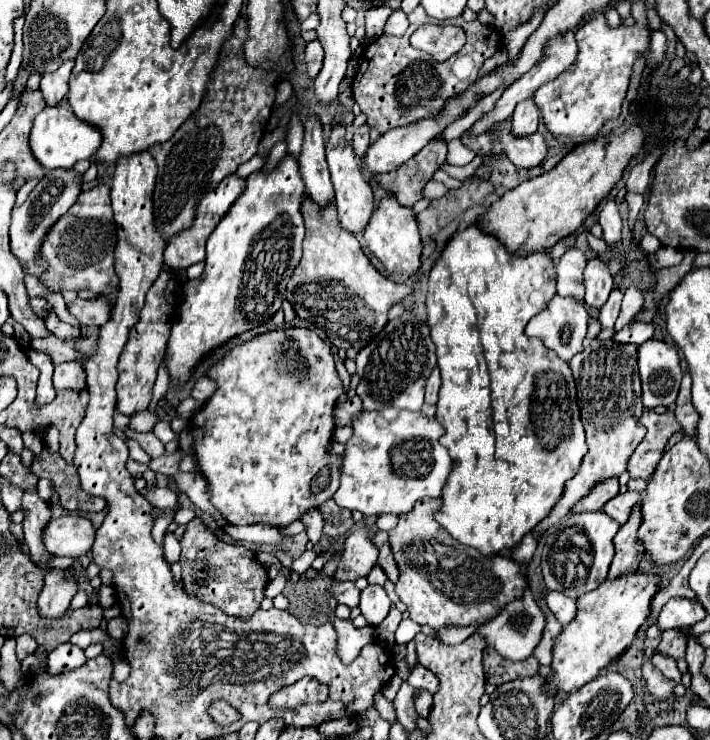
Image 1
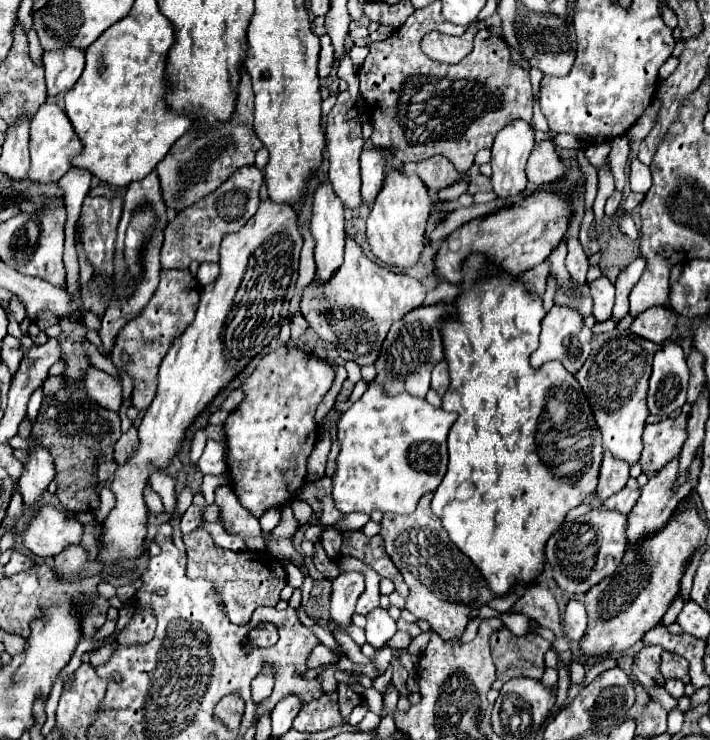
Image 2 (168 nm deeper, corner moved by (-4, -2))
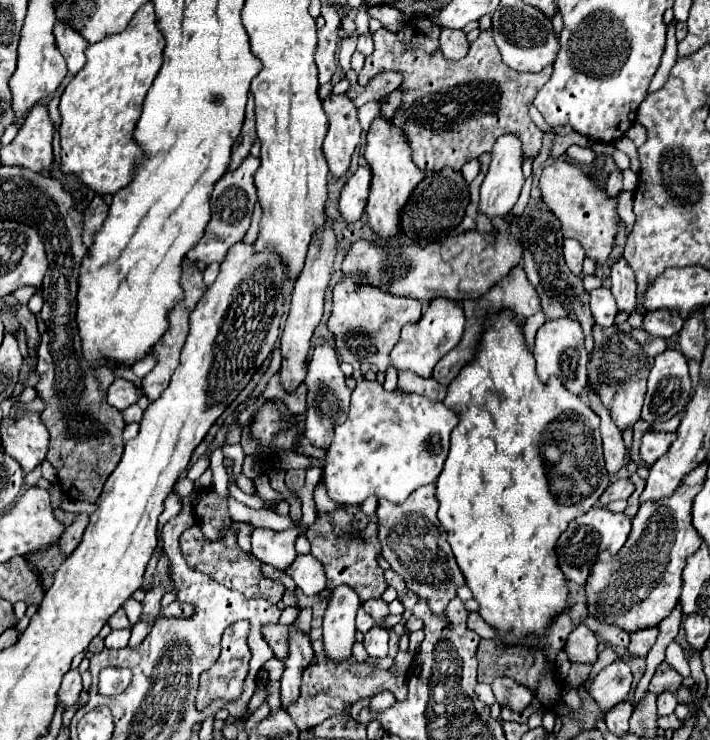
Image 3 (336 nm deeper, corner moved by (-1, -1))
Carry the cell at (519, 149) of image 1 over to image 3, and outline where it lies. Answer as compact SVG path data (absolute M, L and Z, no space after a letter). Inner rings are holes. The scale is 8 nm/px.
M553 160L549 166L543 168L539 188L545 204L559 218L563 236L579 240L579 244L585 248L585 254L597 264L607 262L619 222L617 198L605 196L605 192L599 190L597 184L581 168L565 160Z

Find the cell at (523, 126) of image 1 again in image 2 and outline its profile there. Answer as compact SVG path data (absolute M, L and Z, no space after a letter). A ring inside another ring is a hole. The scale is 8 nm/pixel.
M512 121L498 131L492 145L492 189L496 197L520 195L526 189L526 161L534 147L534 131L526 121Z

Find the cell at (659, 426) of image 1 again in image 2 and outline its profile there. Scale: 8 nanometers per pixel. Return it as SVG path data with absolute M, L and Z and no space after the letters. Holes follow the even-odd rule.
M684 415L676 419L664 419L654 425L646 425L642 443L644 451L640 457L644 473L660 471L672 457L680 455L686 441L686 419Z

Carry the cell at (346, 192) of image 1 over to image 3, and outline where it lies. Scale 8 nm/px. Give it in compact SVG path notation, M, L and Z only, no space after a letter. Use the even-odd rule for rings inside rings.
M329 94L323 100L323 110L329 118L329 132L325 136L325 158L333 180L347 174L351 156L361 138L361 124L357 120L357 108L347 94Z

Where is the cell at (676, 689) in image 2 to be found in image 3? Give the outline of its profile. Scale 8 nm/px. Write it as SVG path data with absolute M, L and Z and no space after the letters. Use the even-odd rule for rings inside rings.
M661 692L659 698L657 698L657 712L659 712L659 716L671 714L677 704L679 704L679 700L677 700L677 696L673 692Z

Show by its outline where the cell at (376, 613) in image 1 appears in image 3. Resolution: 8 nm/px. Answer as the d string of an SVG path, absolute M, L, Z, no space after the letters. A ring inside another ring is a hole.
M373 626L365 634L365 640L363 640L367 654L375 656L375 658L387 656L387 642L389 642L389 632L385 628L377 628L377 626Z

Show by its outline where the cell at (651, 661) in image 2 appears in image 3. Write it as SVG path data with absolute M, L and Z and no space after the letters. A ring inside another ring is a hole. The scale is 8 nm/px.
M643 628L641 632L633 632L631 634L631 644L629 644L629 652L637 658L645 658L647 652L651 650L651 646L657 640L659 630L657 628Z

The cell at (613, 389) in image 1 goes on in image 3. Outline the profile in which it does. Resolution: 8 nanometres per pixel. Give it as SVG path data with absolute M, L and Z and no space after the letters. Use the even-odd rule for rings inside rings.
M627 322L609 328L595 324L593 340L595 348L589 356L587 388L601 398L603 406L611 412L611 420L617 424L619 430L625 432L631 424L635 424L641 418L647 374L653 368L653 358L661 354L667 348L667 344L663 338L649 336L643 328L631 328Z

